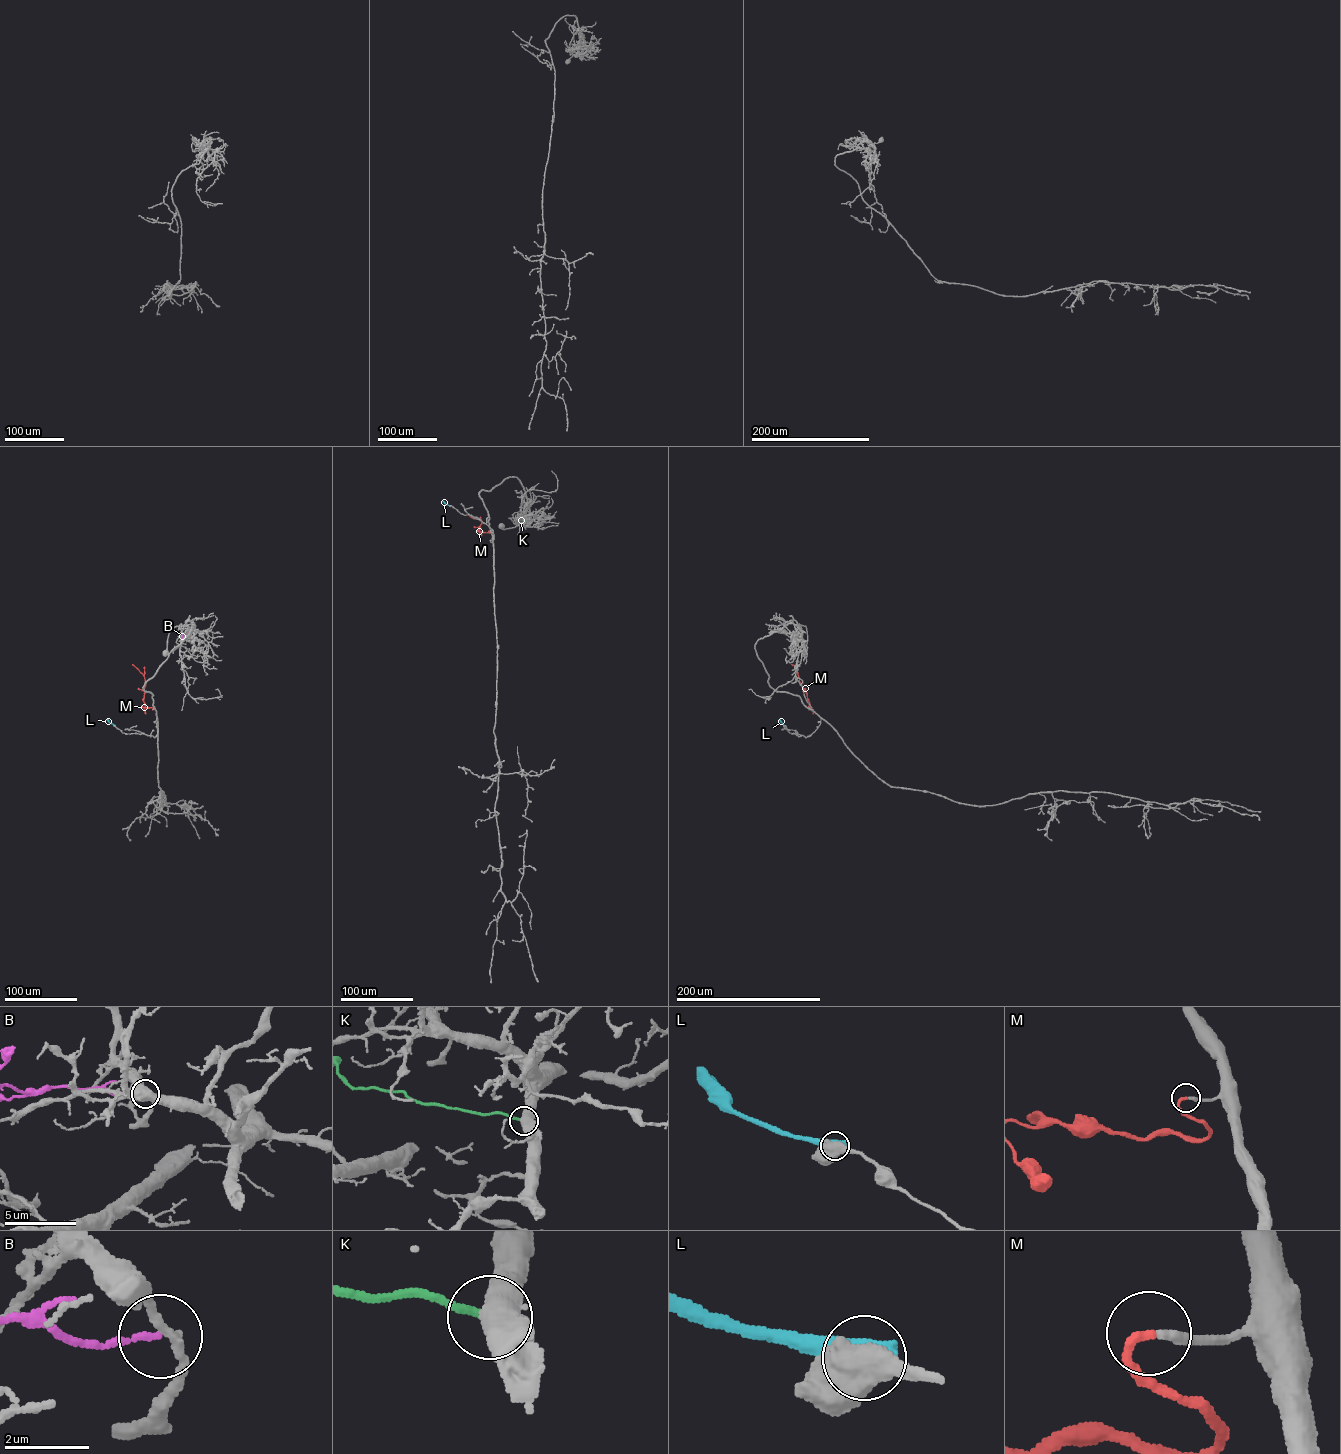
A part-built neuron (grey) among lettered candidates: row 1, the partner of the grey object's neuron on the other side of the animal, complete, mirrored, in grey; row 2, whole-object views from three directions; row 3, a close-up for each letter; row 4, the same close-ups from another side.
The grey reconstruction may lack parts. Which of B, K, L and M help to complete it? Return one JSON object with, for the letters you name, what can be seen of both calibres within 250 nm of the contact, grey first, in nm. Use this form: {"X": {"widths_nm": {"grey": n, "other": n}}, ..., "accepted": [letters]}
{"M": {"widths_nm": {"grey": 240, "other": 240}}, "accepted": ["M"]}

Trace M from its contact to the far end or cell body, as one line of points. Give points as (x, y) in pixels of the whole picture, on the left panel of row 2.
M: (152, 710), (146, 708), (143, 700), (144, 676), (132, 664)

